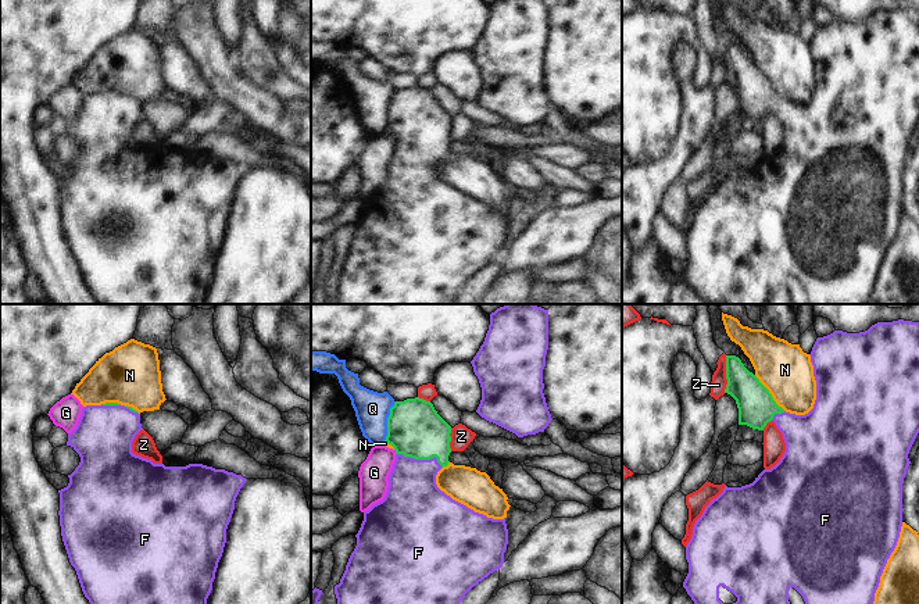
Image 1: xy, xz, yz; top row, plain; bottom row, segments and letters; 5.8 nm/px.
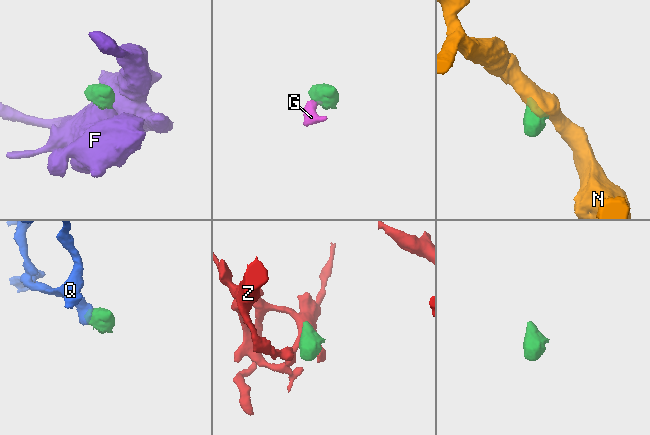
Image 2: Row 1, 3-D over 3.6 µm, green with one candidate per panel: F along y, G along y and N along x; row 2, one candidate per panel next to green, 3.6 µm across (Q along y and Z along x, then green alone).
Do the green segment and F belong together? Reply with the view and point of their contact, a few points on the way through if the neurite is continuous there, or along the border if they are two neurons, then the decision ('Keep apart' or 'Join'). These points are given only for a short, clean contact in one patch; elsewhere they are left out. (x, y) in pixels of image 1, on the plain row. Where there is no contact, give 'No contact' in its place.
Touches green at xz (421, 147). Path across: xz (414, 117), (421, 127), (421, 147), (414, 160), (412, 189). Join

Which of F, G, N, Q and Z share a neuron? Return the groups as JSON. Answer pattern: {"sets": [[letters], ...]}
{"sets": [["F"], ["G"], ["N"], ["Q"], ["Z"]]}

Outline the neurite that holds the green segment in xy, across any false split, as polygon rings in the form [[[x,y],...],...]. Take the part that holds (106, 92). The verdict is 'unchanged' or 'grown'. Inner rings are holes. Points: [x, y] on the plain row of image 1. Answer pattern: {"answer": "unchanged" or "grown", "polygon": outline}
{"answer": "grown", "polygon": [[[106,92],[83,96],[76,117],[68,124],[67,135],[71,135],[81,146],[79,154],[68,164],[68,175],[58,179],[61,225],[69,251],[76,260],[85,286],[99,304],[204,304],[207,287],[212,279],[218,251],[226,232],[226,218],[235,199],[235,190],[246,172],[246,167],[203,153],[165,156],[136,144],[132,142],[132,131],[142,118],[140,103],[136,99],[118,92]]]}

